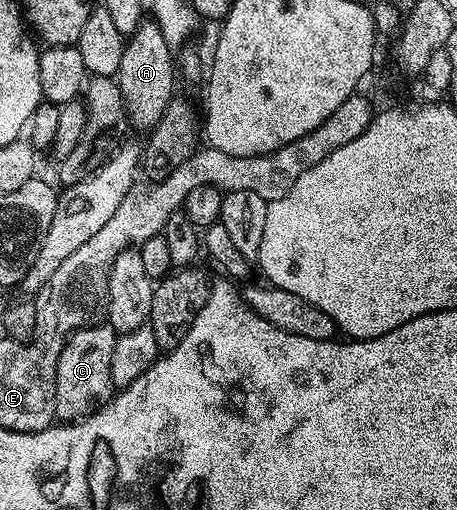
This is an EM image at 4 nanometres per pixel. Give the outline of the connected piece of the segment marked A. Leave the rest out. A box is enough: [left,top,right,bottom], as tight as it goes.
[114,21,178,133]

